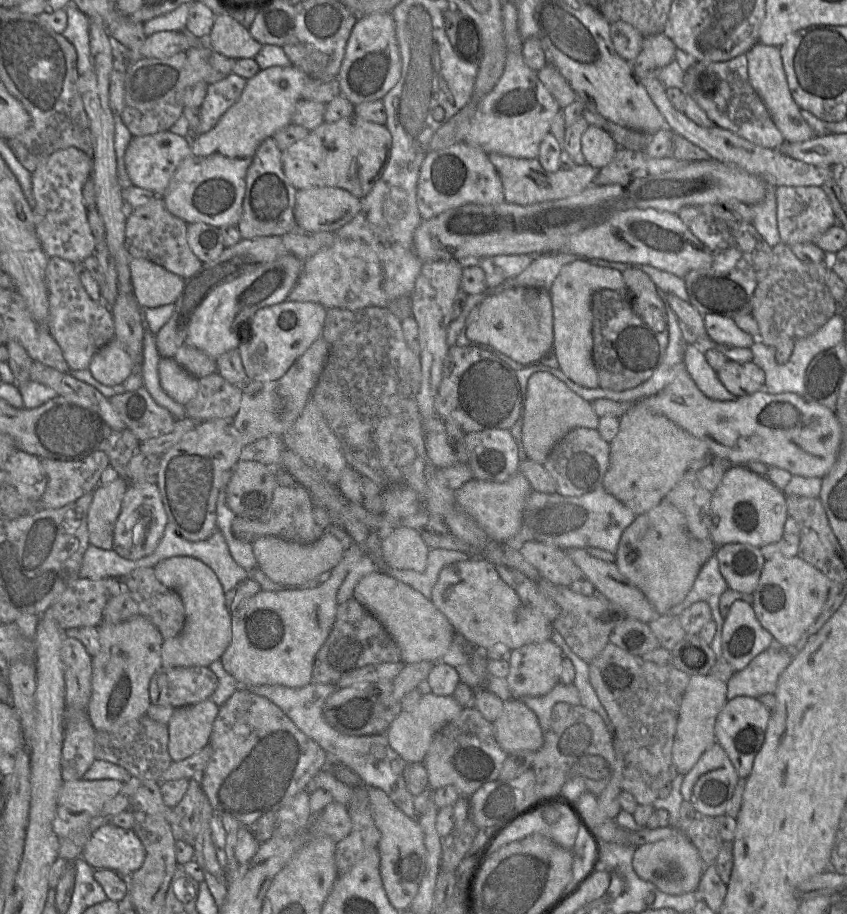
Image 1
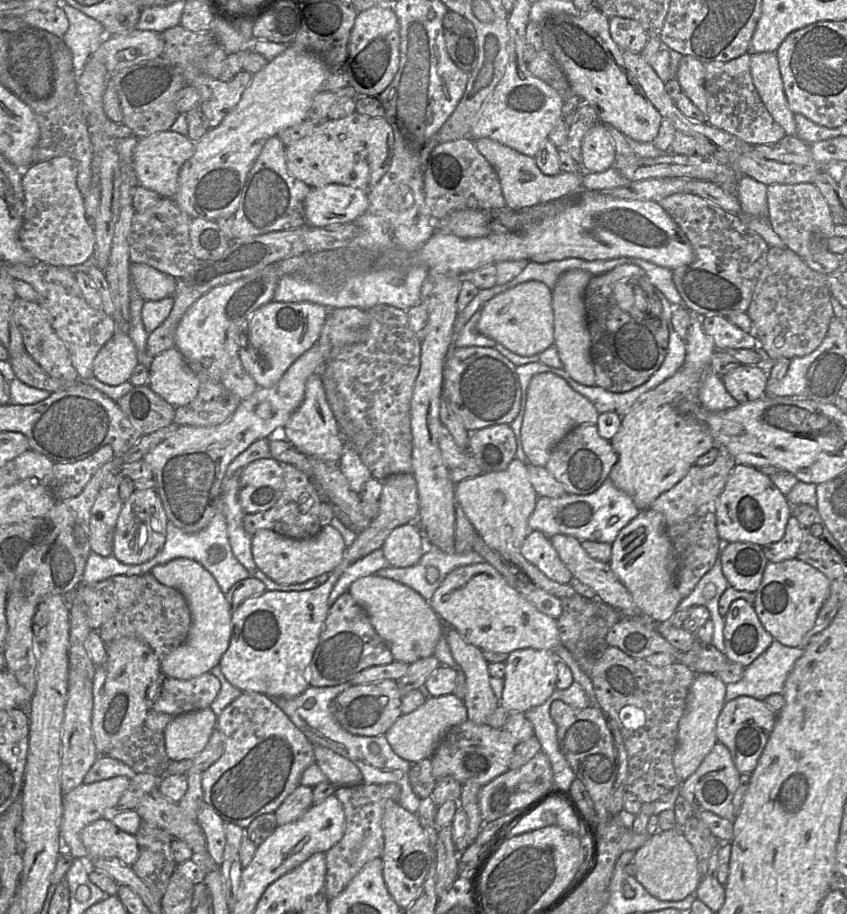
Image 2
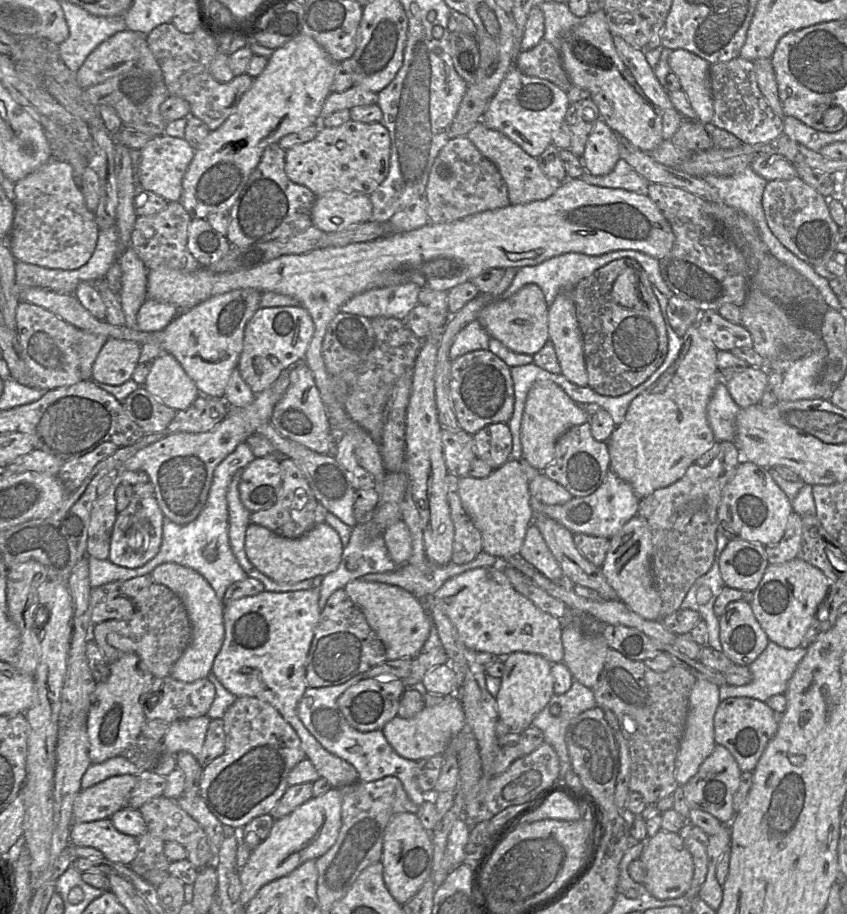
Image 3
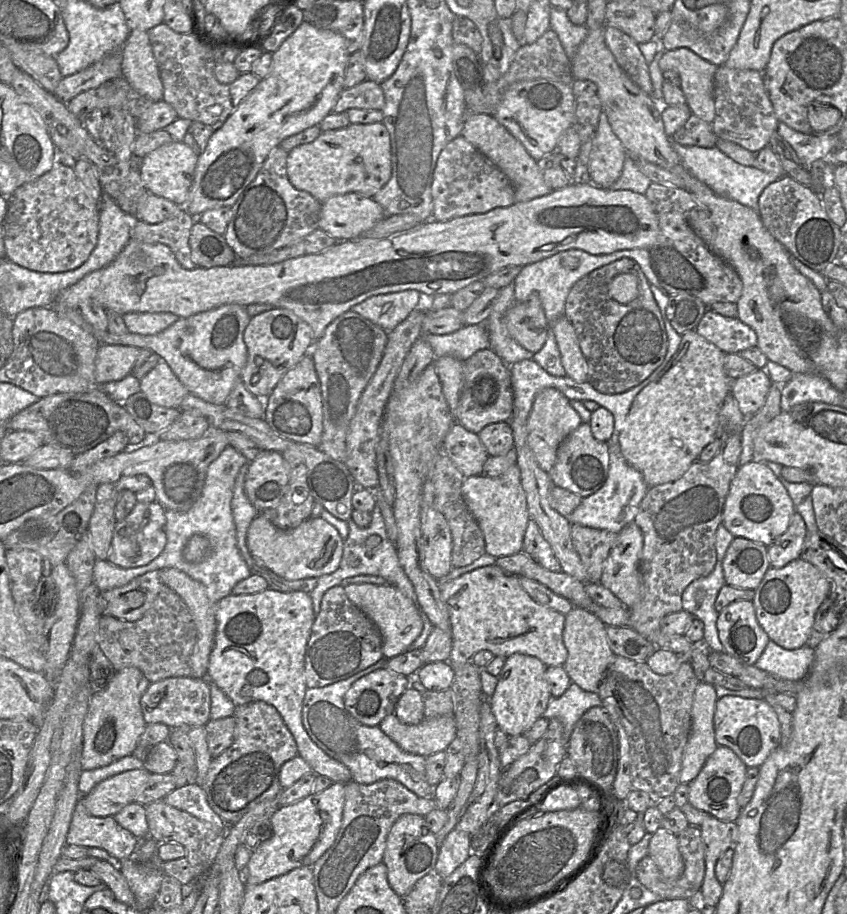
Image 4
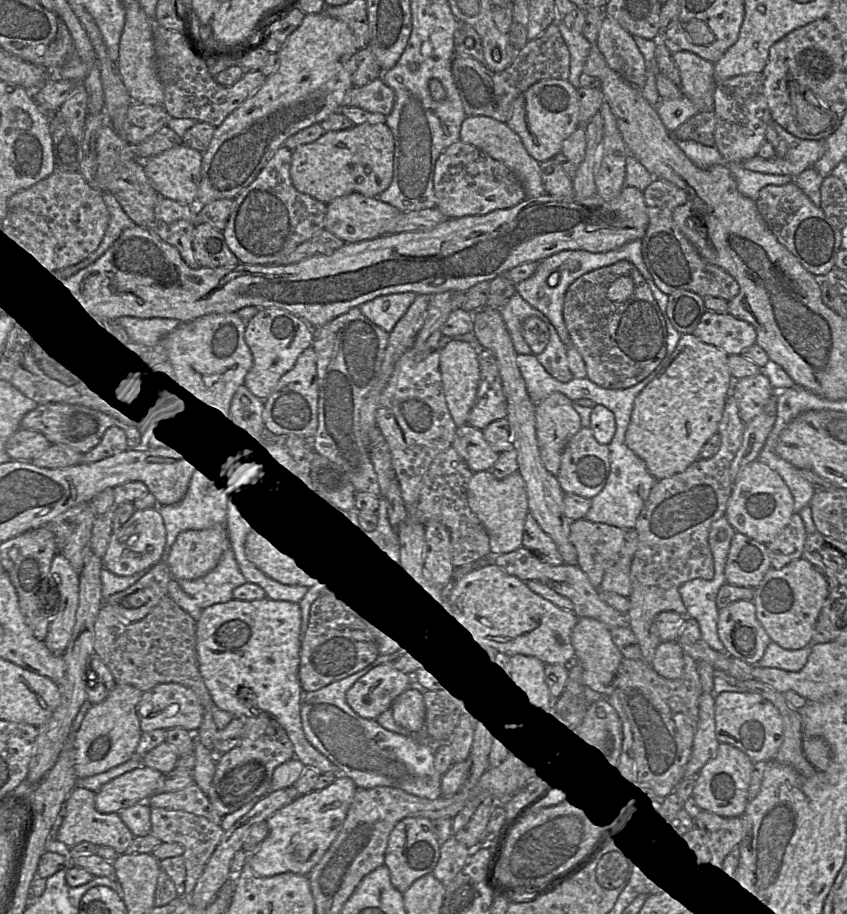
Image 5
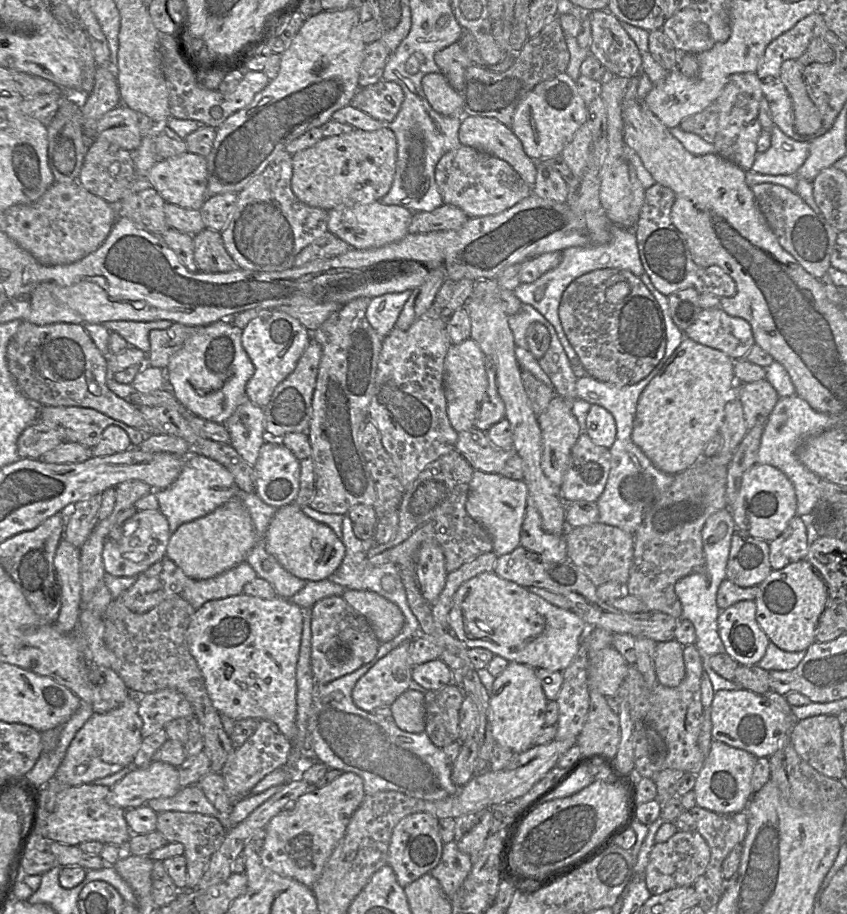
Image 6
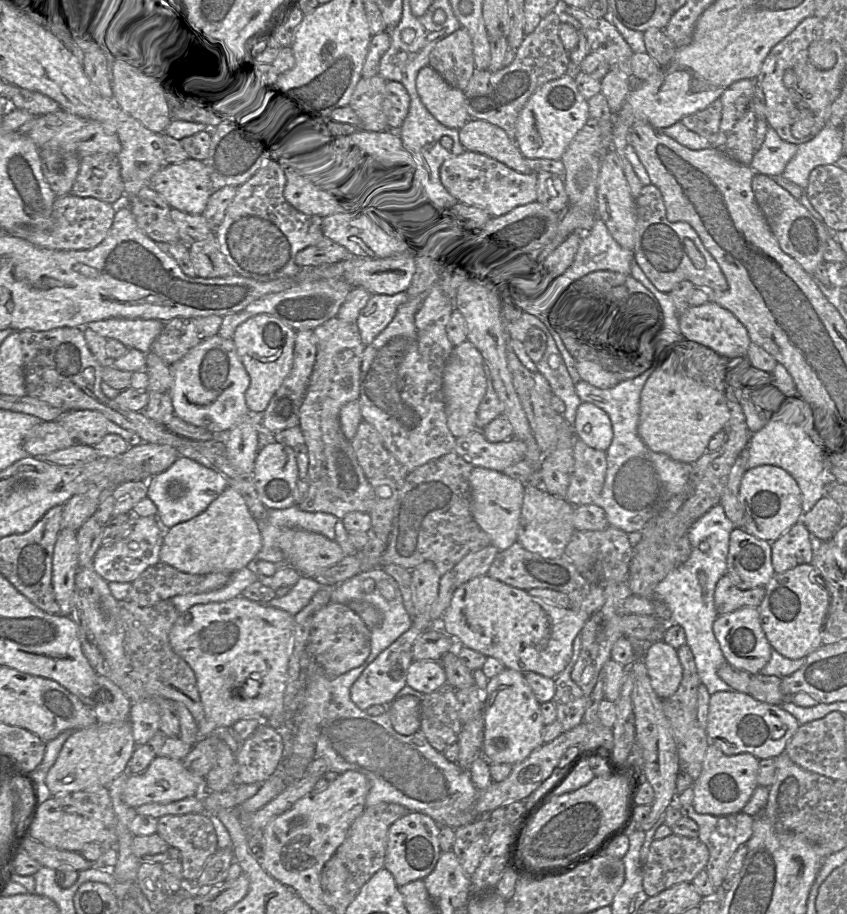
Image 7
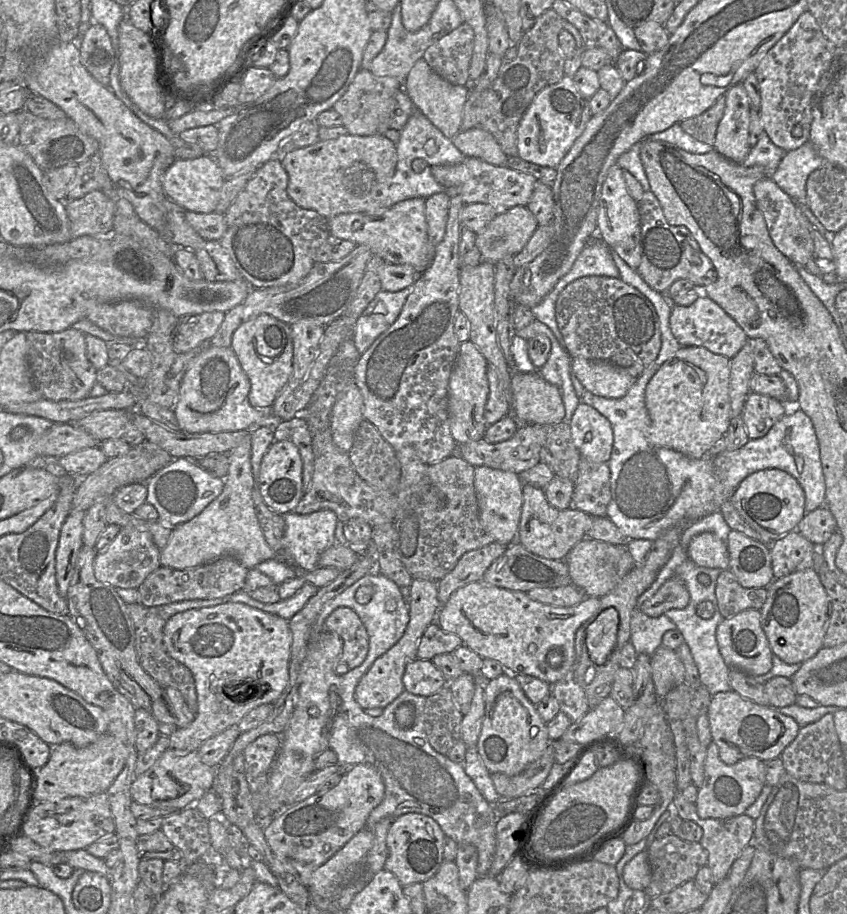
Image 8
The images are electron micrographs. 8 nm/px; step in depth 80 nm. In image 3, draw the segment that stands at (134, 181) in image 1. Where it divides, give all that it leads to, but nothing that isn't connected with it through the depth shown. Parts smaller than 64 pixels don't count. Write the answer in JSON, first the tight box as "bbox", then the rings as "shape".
{"bbox":[139,134,195,202],"shape":[[[162,134],[153,137],[140,150],[139,186],[169,202],[180,202],[182,181],[195,150],[185,140]]]}

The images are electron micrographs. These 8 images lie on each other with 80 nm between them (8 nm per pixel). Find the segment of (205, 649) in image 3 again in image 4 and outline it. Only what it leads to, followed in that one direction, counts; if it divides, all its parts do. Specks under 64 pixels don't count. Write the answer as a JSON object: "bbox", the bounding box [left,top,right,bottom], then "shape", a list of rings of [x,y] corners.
{"bbox":[160,569,216,680],"shape":[[[162,569],[160,578],[164,585],[182,598],[193,615],[197,627],[197,641],[190,657],[192,677],[207,680],[209,656],[216,633],[216,604],[208,598],[200,582],[181,570]]]}

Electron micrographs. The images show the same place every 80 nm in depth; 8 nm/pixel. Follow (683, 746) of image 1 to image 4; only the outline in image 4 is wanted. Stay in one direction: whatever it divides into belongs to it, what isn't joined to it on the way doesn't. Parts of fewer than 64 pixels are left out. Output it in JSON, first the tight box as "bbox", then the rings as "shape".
{"bbox":[680,682,718,783],"shape":[[[698,682],[693,696],[691,731],[682,755],[680,783],[692,782],[718,746],[714,733],[717,699],[714,685]]]}

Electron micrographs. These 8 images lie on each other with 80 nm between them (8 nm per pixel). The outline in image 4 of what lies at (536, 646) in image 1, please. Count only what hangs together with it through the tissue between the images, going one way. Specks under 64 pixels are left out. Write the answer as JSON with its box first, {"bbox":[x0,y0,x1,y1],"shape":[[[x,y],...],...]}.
{"bbox":[489,653,552,736],"shape":[[[515,653],[505,658],[505,664],[498,676],[498,683],[489,698],[498,729],[508,736],[522,735],[529,730],[546,710],[552,696],[545,678],[547,666],[538,658]]]}

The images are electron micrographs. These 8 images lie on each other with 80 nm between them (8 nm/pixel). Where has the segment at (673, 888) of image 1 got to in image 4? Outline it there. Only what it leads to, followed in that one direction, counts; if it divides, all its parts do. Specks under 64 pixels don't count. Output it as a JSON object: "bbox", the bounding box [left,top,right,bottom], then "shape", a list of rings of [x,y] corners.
{"bbox":[648,826,684,880],"shape":[[[662,826],[650,839],[648,856],[667,880],[677,880],[684,871],[684,862],[678,848],[678,837]]]}

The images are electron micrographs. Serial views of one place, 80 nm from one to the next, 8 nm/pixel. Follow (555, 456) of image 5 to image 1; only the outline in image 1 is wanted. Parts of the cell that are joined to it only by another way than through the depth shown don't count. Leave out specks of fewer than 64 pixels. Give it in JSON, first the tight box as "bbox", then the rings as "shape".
{"bbox":[522,372,599,464],"shape":[[[537,372],[529,378],[522,425],[525,458],[543,464],[554,445],[569,431],[578,427],[597,429],[598,424],[599,417],[591,402],[575,394],[552,374]]]}

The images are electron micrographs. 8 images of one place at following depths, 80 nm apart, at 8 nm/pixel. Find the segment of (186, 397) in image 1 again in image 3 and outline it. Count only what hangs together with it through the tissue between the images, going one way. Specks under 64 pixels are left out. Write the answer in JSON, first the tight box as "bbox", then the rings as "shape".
{"bbox":[143,353,200,411],"shape":[[[162,353],[153,360],[143,386],[175,411],[189,408],[200,394],[179,362],[168,353]]]}

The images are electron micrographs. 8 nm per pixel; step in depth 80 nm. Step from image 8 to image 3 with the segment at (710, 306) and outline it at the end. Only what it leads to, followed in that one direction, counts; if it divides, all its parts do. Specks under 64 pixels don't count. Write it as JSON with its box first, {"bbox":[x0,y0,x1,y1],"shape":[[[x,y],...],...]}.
{"bbox":[697,311,753,351],"shape":[[[717,311],[702,312],[697,328],[718,350],[731,351],[735,348],[753,347],[753,338],[749,330],[742,324],[726,320]]]}

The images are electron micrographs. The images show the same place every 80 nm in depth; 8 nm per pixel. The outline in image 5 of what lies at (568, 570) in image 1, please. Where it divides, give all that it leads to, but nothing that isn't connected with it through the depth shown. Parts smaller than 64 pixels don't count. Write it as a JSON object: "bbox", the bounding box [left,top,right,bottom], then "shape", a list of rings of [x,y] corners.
{"bbox":[522,513,564,566],"shape":[[[530,513],[525,519],[522,547],[536,554],[547,564],[558,566],[564,563],[552,538],[540,528]]]}

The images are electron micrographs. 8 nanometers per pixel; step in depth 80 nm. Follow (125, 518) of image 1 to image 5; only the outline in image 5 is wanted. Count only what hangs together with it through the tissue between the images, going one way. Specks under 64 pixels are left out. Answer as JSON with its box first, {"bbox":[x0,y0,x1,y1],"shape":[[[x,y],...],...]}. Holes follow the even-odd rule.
{"bbox":[102,509,166,576],"shape":[[[159,509],[135,510],[122,527],[111,534],[107,551],[102,558],[103,565],[116,575],[131,576],[163,561],[165,545],[166,528]],[[133,536],[137,536],[137,539],[128,545],[128,540]]]}

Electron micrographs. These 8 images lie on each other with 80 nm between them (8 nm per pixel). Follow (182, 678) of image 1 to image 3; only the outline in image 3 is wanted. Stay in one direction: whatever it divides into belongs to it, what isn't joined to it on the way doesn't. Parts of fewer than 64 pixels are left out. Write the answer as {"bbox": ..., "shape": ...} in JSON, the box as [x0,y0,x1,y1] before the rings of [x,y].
{"bbox":[142,676,215,723],"shape":[[[171,676],[154,678],[149,690],[142,695],[142,706],[146,720],[162,719],[167,723],[196,718],[208,714],[215,698],[215,687],[208,678],[184,682]]]}

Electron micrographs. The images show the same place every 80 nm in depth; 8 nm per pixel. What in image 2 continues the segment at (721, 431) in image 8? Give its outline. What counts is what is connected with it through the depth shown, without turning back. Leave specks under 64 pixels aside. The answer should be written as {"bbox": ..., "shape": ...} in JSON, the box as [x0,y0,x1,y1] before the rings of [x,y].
{"bbox":[608,313,716,511],"shape":[[[695,313],[690,314],[684,342],[686,356],[681,368],[635,401],[621,416],[620,428],[610,440],[617,461],[608,478],[617,489],[633,500],[640,511],[650,508],[658,496],[686,476],[701,455],[716,446],[706,428],[693,419],[686,419],[678,411],[680,400],[700,403],[699,390],[703,372],[711,366],[711,358],[716,351],[713,341],[703,330],[701,317]]]}

